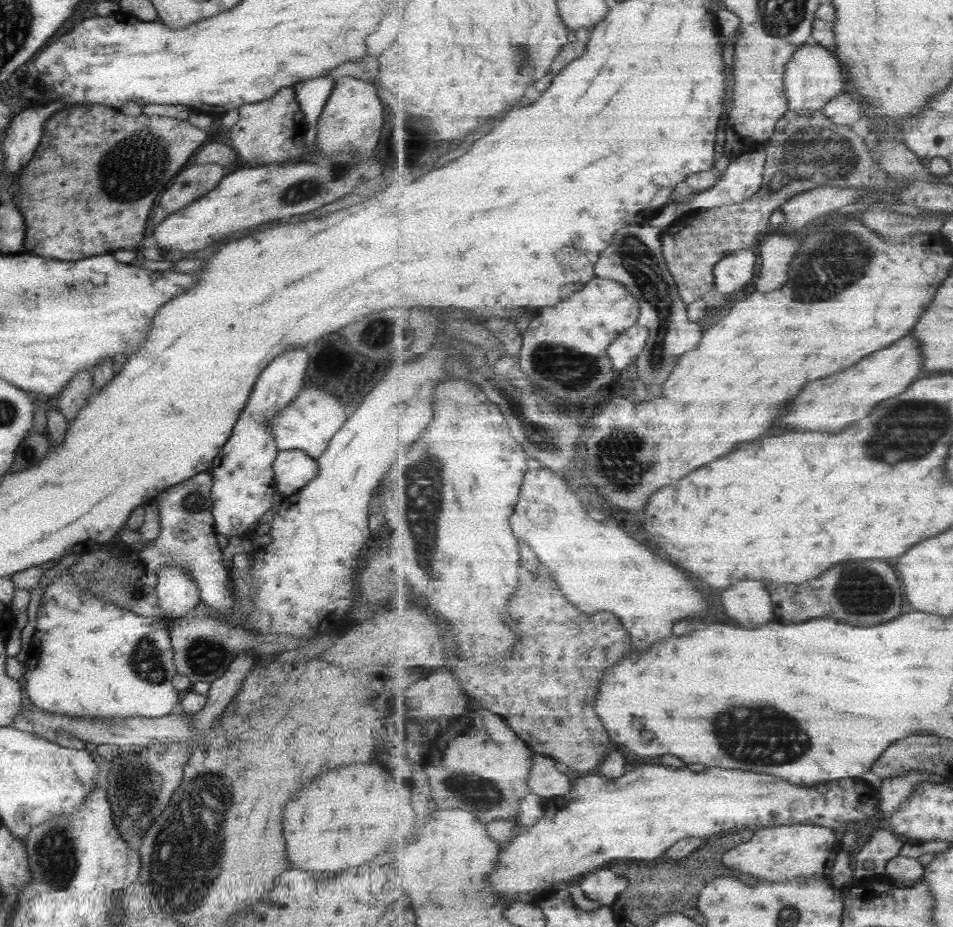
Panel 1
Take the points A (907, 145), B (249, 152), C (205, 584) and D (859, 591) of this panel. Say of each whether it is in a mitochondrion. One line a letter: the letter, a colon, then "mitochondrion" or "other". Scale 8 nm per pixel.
A: other
B: other
C: other
D: mitochondrion

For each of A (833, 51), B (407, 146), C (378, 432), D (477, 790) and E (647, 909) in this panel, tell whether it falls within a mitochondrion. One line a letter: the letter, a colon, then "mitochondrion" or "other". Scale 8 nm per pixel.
A: other
B: mitochondrion
C: other
D: mitochondrion
E: mitochondrion

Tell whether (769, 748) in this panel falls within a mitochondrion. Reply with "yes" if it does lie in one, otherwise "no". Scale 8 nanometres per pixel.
yes

